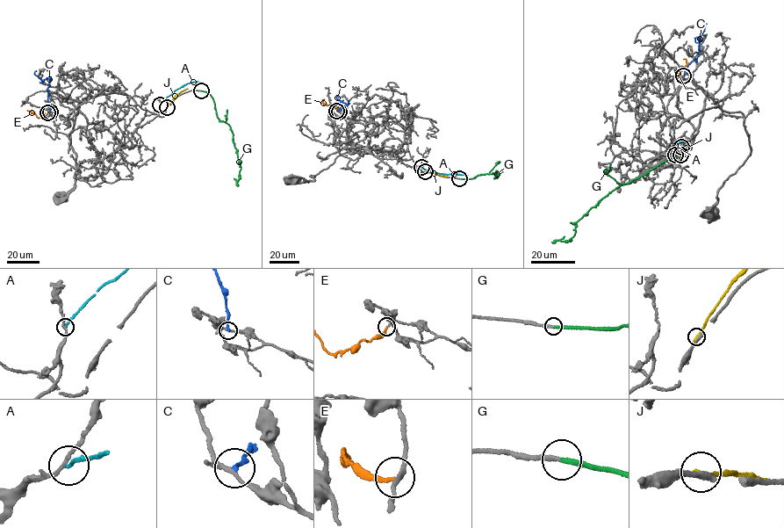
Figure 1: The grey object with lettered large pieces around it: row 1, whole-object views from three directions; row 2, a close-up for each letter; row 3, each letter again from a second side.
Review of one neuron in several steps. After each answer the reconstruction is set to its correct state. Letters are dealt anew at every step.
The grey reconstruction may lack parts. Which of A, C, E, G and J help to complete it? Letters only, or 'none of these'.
E, G

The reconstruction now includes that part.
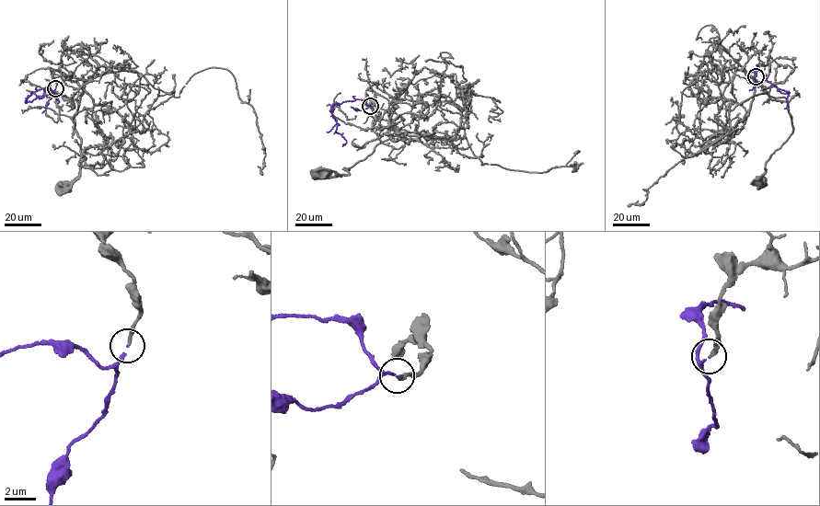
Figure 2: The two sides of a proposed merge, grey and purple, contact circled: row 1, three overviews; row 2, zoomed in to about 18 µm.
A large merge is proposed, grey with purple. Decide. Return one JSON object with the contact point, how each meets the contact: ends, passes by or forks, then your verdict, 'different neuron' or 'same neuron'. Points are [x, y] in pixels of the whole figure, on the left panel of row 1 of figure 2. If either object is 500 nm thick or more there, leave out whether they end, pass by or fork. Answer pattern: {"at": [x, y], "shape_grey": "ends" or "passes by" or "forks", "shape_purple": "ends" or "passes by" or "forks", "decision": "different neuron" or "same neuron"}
{"at": [55, 88], "shape_grey": "ends", "shape_purple": "ends", "decision": "same neuron"}

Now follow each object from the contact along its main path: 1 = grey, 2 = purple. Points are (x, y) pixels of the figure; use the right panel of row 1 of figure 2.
1: (756, 76), (757, 67), (768, 64), (763, 87), (768, 95), (786, 98), (792, 132), (767, 162), (761, 183)
2: (755, 76), (754, 71), (759, 70), (781, 93), (789, 92), (788, 106), (784, 109)

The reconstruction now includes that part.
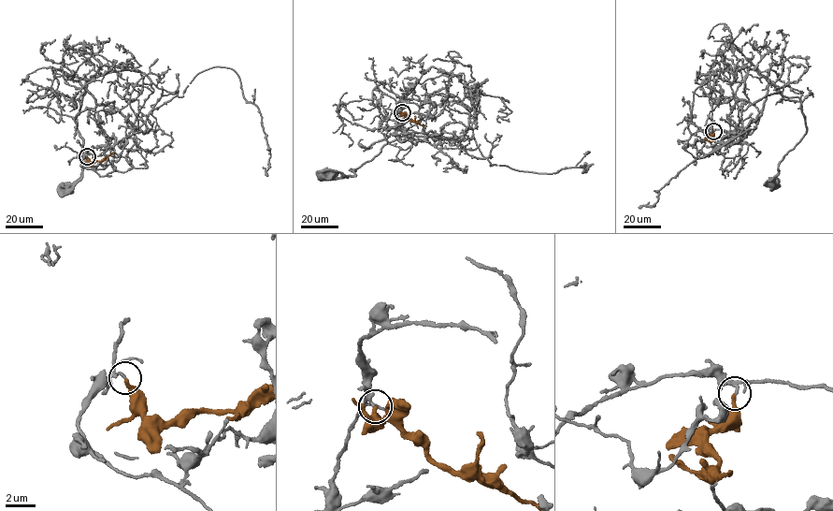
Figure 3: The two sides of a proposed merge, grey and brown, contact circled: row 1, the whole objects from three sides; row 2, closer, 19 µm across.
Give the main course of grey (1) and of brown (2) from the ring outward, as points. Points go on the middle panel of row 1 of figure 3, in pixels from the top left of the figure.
1: (402, 112), (396, 124), (412, 140), (398, 140), (396, 119), (402, 135), (353, 176), (323, 175)
2: (402, 112), (423, 126)

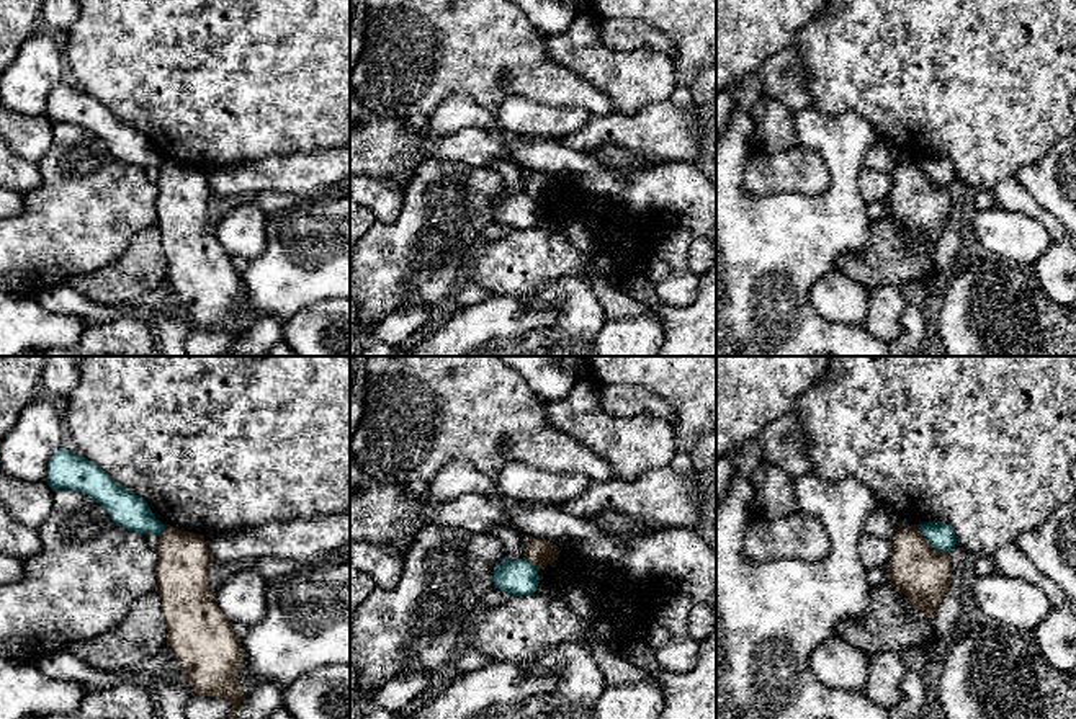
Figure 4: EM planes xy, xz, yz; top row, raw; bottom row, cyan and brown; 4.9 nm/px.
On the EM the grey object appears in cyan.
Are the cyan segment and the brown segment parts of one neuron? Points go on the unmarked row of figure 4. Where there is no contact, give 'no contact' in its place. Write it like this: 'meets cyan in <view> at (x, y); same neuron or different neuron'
meets cyan in yz at (929, 177); different neuron

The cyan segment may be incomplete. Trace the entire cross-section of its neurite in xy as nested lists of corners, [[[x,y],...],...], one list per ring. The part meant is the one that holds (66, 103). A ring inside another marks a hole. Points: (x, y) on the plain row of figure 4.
[[[61,80],[47,96],[47,118],[56,126],[72,123],[100,137],[110,152],[131,165],[162,168],[165,159],[152,147],[146,134],[116,118],[83,90]]]

